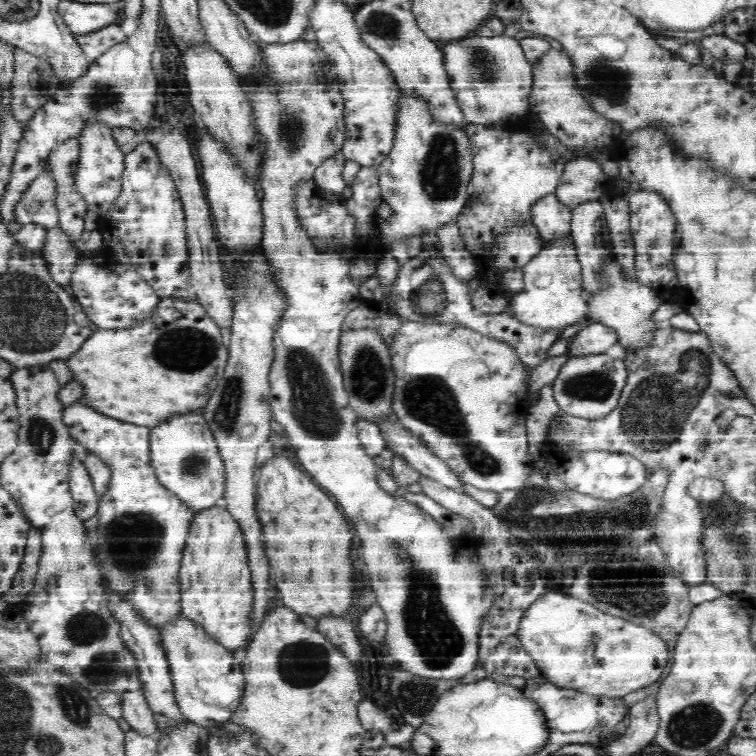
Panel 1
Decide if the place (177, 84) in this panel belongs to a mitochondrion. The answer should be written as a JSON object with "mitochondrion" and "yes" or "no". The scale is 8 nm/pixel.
{"mitochondrion":"no"}

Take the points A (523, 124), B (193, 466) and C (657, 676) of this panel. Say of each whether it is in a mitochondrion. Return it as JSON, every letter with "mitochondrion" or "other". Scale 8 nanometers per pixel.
{"A":"other","B":"mitochondrion","C":"other"}

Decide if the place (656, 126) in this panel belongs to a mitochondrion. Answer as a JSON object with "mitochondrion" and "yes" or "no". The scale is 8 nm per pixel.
{"mitochondrion":"no"}

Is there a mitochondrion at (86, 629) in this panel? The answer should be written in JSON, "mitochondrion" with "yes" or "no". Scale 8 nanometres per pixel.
{"mitochondrion":"yes"}

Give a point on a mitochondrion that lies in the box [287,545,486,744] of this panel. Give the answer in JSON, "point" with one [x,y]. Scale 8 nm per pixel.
{"point":[414,697]}

